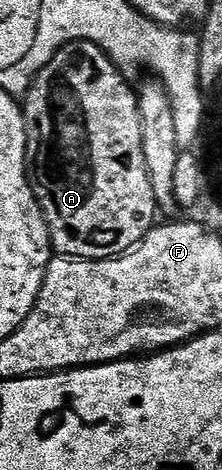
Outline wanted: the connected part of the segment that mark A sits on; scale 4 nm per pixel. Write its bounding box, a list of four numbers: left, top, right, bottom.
[22,42,158,260]

